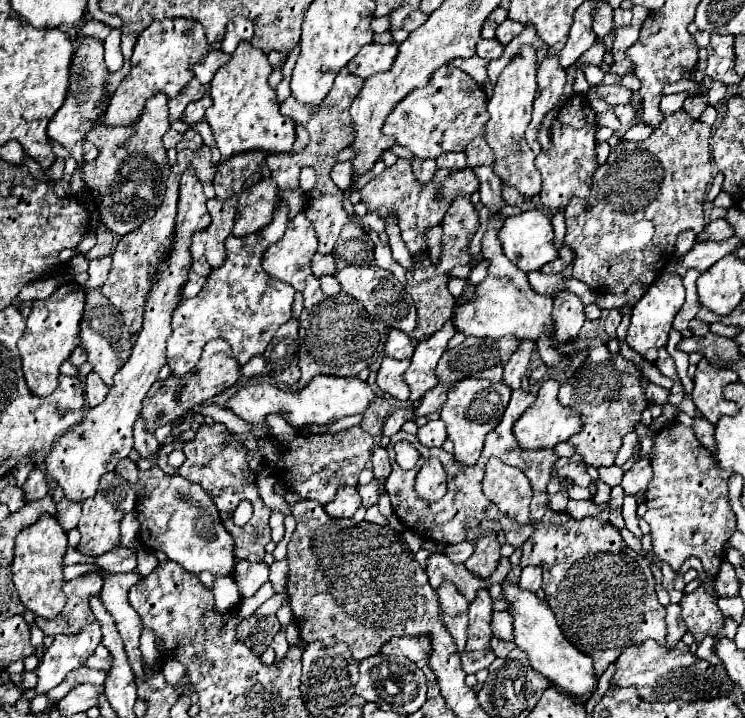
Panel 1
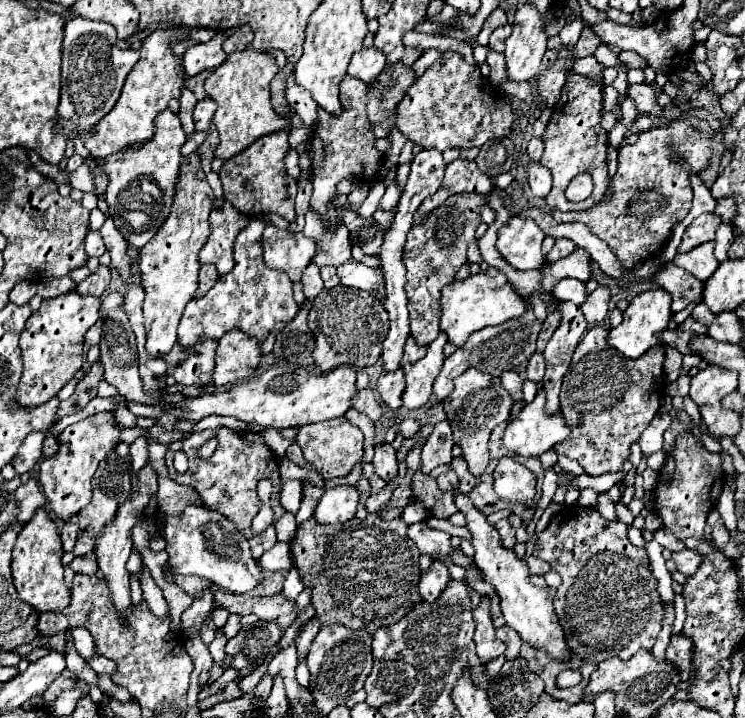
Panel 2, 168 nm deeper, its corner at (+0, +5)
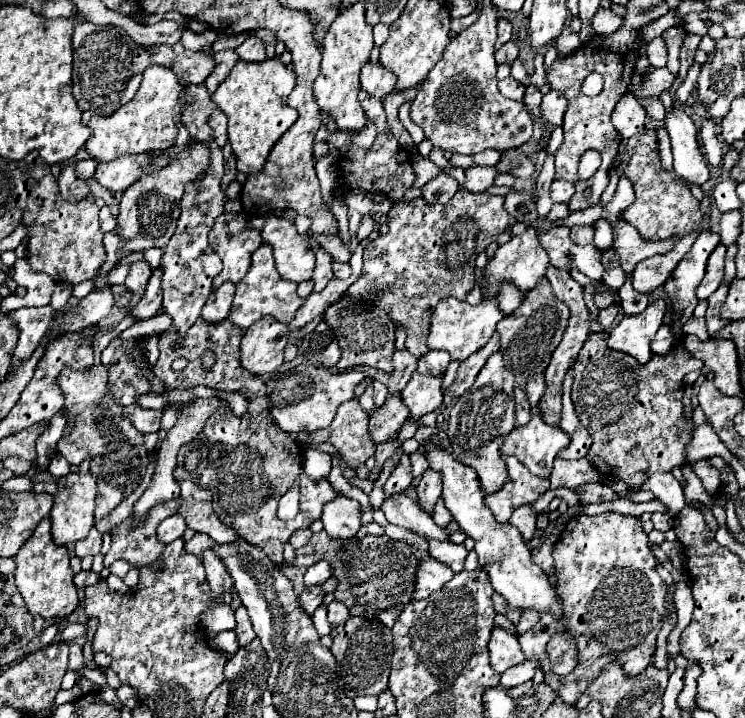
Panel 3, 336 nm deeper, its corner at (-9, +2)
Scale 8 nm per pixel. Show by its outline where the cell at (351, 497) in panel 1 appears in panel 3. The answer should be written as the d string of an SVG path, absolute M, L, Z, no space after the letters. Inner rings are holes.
M337 494L337 498L323 506L321 520L331 538L351 538L361 528L361 504Z

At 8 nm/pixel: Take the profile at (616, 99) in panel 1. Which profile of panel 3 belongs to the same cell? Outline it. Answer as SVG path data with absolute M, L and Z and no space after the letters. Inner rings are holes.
M673 106L665 116L665 130L671 138L675 172L686 180L694 180L697 185L703 184L709 179L709 166L699 150L693 120L679 106Z

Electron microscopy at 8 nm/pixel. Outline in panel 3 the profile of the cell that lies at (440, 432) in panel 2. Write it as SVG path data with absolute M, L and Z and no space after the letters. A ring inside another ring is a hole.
M425 470L417 486L417 492L419 492L421 508L431 514L437 498L441 496L441 474L437 474L435 470Z

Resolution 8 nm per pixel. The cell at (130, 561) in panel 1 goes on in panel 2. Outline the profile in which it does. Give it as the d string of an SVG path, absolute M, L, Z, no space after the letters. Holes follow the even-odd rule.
M90 551L84 557L76 557L70 565L68 565L74 573L82 573L82 575L94 575L96 573L96 555Z

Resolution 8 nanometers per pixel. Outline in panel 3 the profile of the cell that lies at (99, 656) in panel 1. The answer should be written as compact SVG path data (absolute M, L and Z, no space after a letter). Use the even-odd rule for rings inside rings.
M74 623L74 624L68 624L63 630L62 630L62 639L65 642L70 642L73 640L73 638L80 637L80 636L87 636L89 634L89 628L85 624L81 623Z

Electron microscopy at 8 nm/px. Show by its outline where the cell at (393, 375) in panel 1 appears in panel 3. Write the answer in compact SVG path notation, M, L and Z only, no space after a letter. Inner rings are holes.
M389 394L383 408L375 410L375 414L369 420L369 432L373 442L385 442L389 438L395 438L401 424L409 418L409 410L405 410L405 404L401 402L399 394Z

